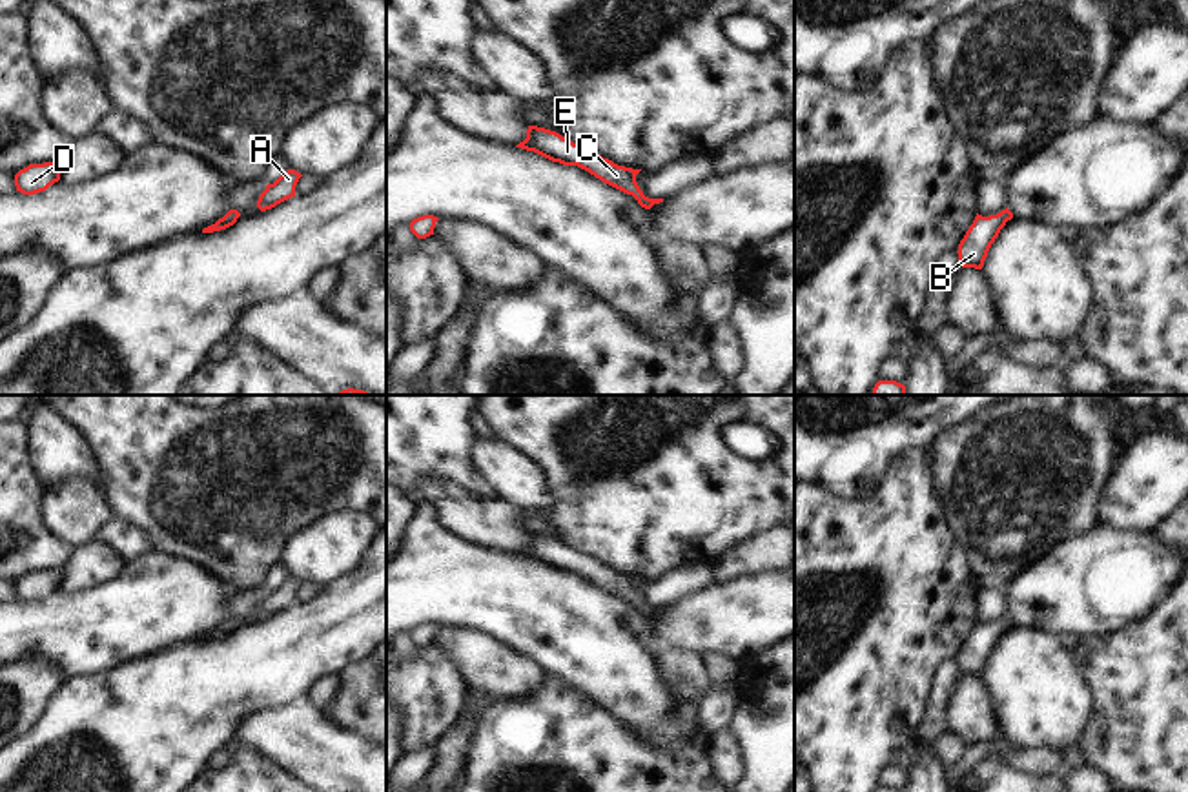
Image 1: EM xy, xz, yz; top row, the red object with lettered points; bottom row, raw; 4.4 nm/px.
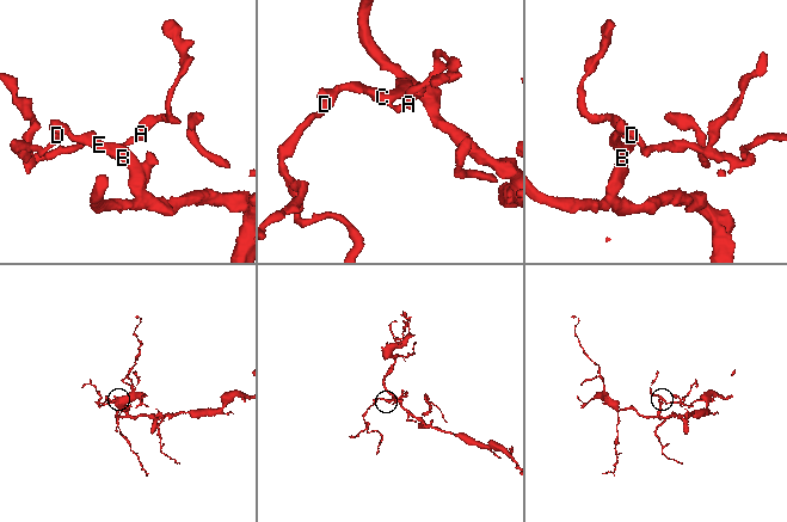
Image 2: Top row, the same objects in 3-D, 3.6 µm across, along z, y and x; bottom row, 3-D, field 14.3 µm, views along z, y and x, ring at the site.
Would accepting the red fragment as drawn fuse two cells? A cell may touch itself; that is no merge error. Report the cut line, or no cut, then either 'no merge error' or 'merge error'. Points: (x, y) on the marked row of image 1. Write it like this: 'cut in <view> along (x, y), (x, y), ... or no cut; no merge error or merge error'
no cut; no merge error

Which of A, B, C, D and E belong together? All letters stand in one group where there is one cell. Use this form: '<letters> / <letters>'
A B C D E

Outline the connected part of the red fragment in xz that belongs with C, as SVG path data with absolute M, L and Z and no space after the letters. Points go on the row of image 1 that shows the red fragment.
M528 126L527 138L519 142L516 147L534 151L563 166L578 166L599 178L601 182L627 195L632 195L638 200L638 204L645 209L650 209L654 204L663 202L663 198L649 198L643 195L636 182L636 175L641 169L618 166L612 160L598 155L594 149L574 144L572 140L561 137L556 131Z

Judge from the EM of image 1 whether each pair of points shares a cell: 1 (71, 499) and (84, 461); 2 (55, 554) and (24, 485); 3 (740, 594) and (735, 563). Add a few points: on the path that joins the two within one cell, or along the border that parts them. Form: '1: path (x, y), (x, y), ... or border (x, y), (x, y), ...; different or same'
1: border (97, 483), (62, 479), (44, 488); different
2: path (39, 538), (24, 523), (24, 501); same
3: border (775, 570), (715, 583); different

